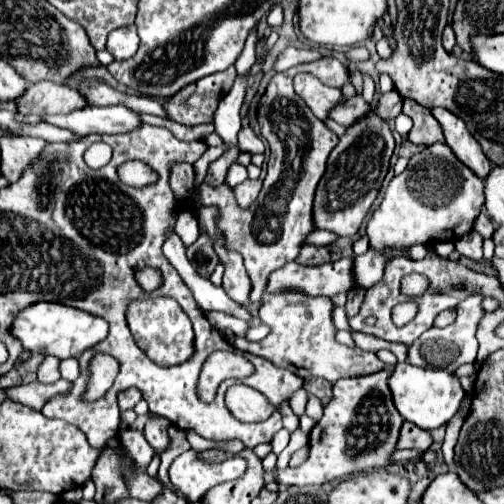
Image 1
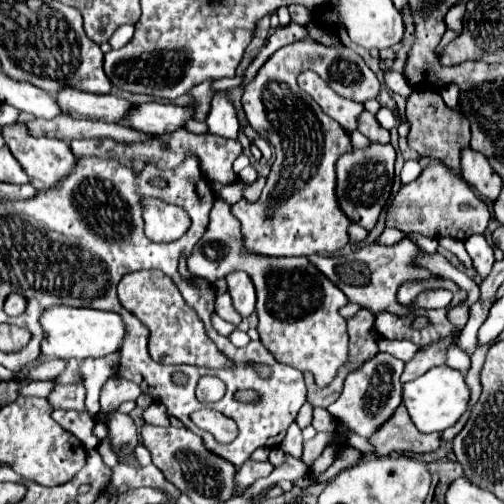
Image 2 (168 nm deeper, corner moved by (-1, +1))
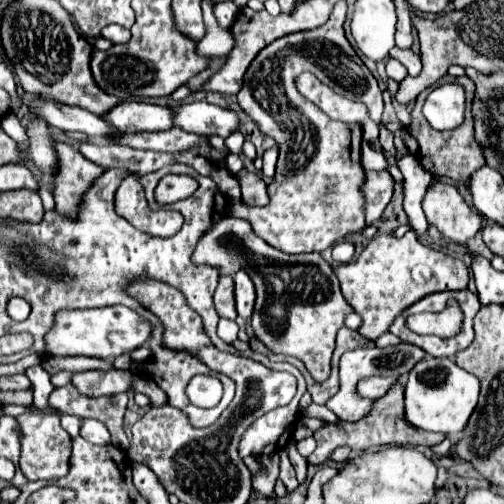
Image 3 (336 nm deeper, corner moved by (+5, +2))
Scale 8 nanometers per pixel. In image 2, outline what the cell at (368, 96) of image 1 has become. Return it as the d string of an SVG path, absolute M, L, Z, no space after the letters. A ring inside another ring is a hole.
M381 107L376 114L376 118L378 119L379 123L388 130L391 130L396 124L392 111L387 107Z

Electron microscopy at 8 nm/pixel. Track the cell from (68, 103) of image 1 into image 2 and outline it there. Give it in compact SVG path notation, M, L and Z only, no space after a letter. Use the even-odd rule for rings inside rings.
M62 89L58 93L58 105L64 113L76 117L76 119L88 119L88 121L104 121L104 123L118 123L130 109L134 109L134 103L126 99L118 99L114 95L94 95L94 93L82 93L76 89Z

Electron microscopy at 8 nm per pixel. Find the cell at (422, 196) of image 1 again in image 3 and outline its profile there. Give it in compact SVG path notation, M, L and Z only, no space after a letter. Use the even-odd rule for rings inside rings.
M436 182L428 186L422 208L428 224L436 226L440 234L452 242L464 244L482 228L482 216L466 204L458 188L452 184Z

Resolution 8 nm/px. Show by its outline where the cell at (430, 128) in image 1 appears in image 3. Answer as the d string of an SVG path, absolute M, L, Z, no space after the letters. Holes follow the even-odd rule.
M466 75L458 78L444 76L440 82L442 82L442 84L457 82L464 87L467 100L464 122L462 122L458 128L448 130L448 132L438 132L438 130L434 130L434 128L428 124L428 120L422 116L422 106L424 106L426 96L434 90L434 86L432 86L432 88L426 88L426 90L416 98L416 104L414 104L412 112L410 112L412 122L410 122L410 126L408 126L408 132L410 132L412 138L416 138L416 142L418 142L418 152L420 152L420 154L418 154L418 160L420 160L420 164L422 164L428 172L432 172L432 174L436 174L436 176L452 178L452 180L456 180L456 182L466 182L476 168L480 168L480 166L486 164L486 162L484 162L484 156L482 156L482 150L480 150L478 144L474 142L474 120L472 120L471 107L476 87L474 82Z

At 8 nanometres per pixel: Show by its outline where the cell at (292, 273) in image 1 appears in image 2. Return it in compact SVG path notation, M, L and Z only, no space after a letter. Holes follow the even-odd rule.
M402 239L400 243L396 243L392 247L386 247L386 245L380 245L380 243L368 243L362 249L356 249L350 255L344 255L344 257L312 255L310 261L332 283L336 283L352 303L358 303L364 309L378 315L382 311L388 311L388 313L396 311L396 307L398 307L396 293L402 285L406 285L410 281L418 281L418 279L422 281L422 279L436 279L438 277L432 271L416 265L418 255L420 255L420 249L410 239Z

